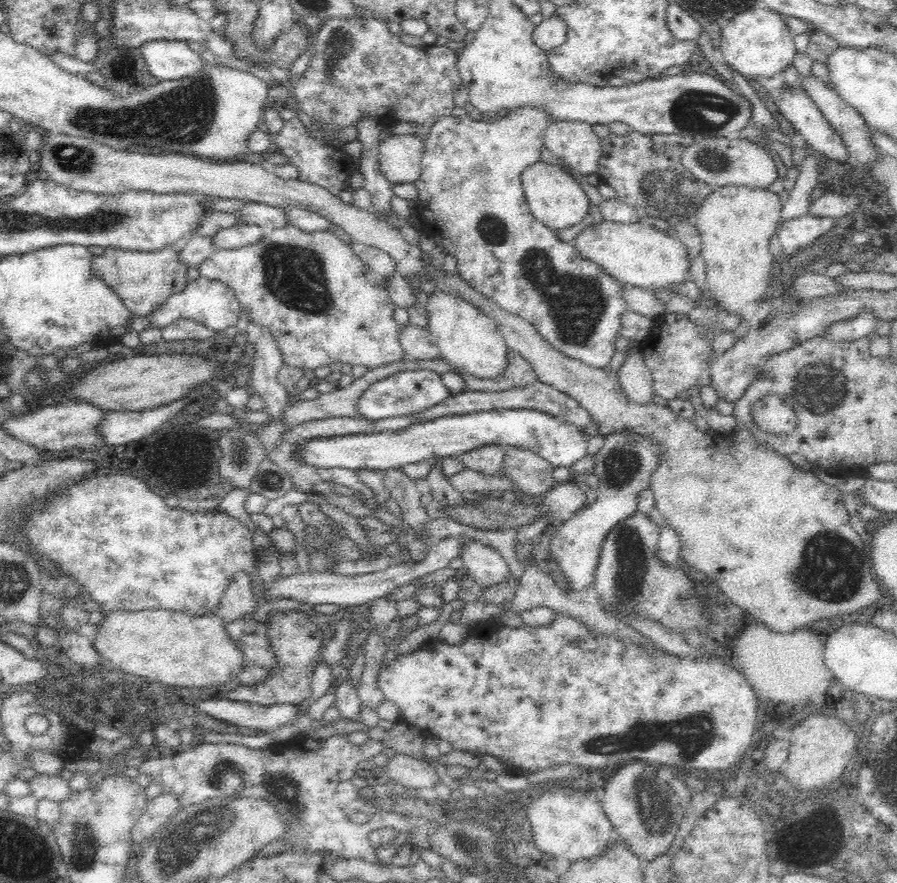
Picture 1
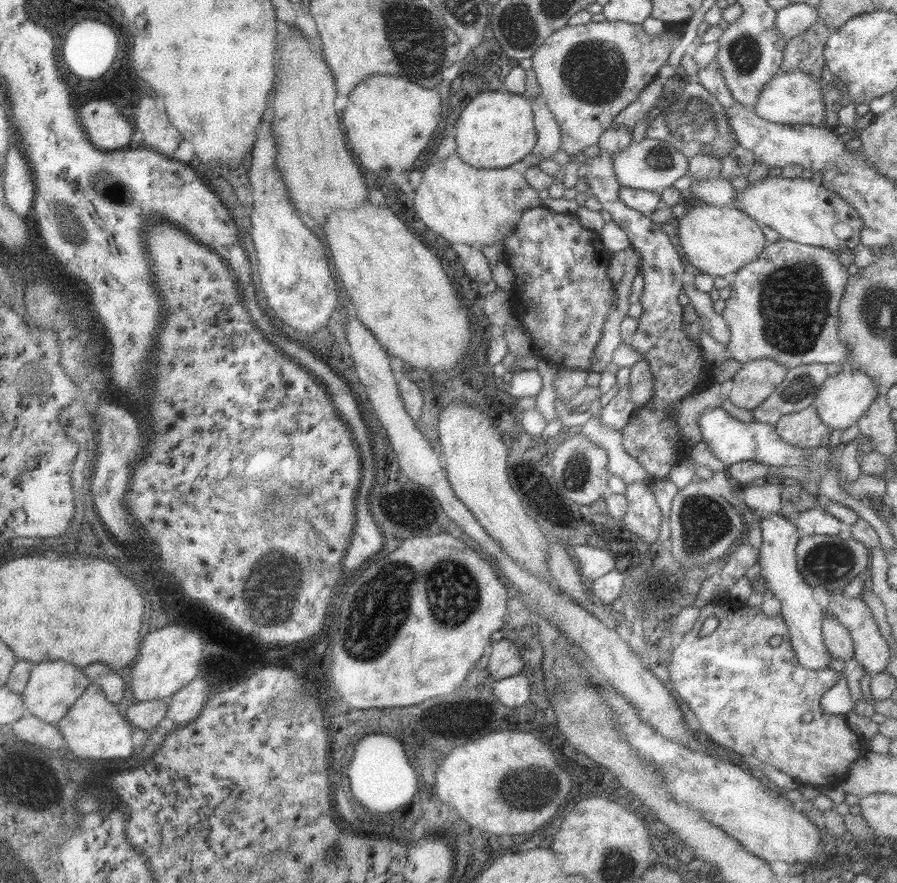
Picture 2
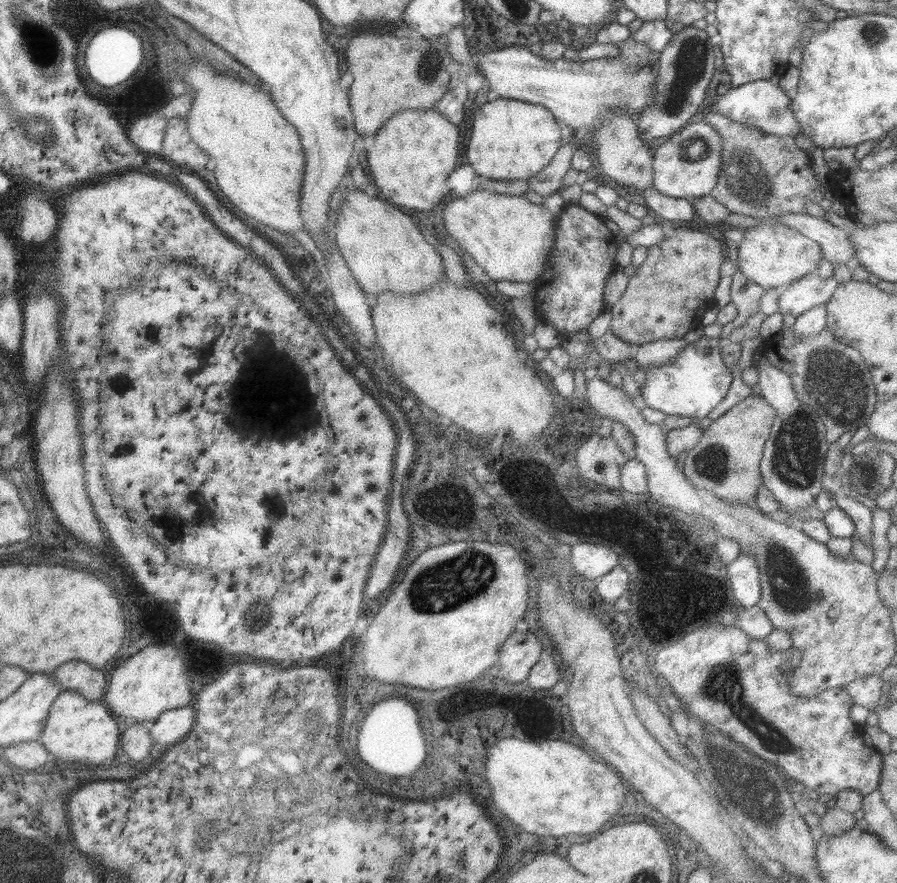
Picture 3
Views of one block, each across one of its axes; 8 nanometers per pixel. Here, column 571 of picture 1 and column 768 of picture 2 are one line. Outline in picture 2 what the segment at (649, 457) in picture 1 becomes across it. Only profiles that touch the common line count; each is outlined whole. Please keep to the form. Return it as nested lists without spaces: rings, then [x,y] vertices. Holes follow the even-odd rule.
[[[780,514],[763,519],[758,518],[761,526],[761,546],[759,548],[758,564],[760,572],[767,584],[767,594],[776,597],[781,604],[780,616],[783,618],[789,632],[791,645],[794,648],[798,663],[808,670],[830,669],[832,659],[824,640],[822,640],[822,619],[824,612],[818,601],[814,599],[813,586],[810,586],[796,566],[796,545],[801,534],[794,523]]]

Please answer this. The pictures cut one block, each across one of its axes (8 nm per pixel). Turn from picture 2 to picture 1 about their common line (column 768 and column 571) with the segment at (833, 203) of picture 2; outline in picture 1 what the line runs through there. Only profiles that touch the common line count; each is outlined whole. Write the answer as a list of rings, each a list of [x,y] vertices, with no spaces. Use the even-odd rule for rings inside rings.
[[[546,159],[528,166],[522,174],[522,189],[528,201],[528,208],[534,218],[553,231],[572,229],[578,225],[590,210],[590,200],[578,182],[556,165],[551,165]]]

